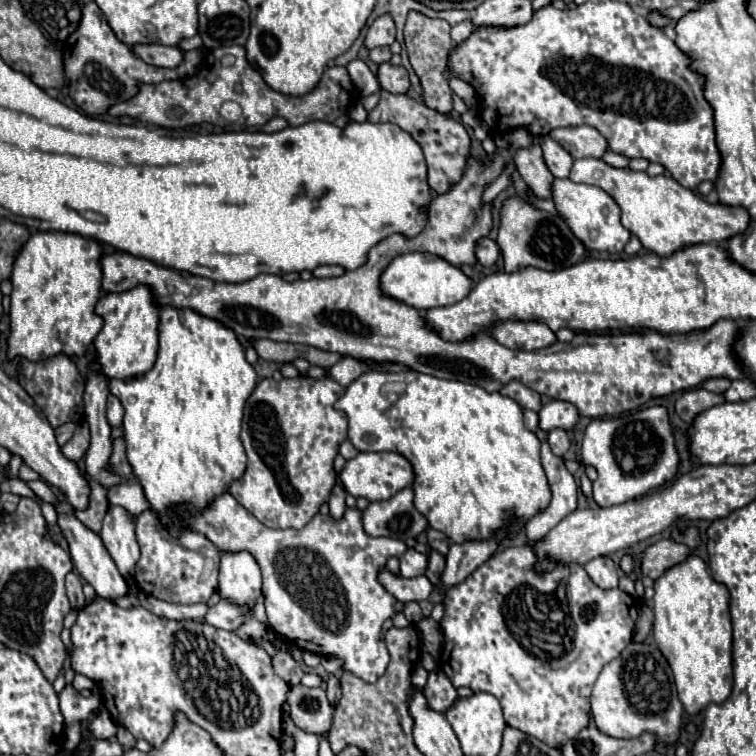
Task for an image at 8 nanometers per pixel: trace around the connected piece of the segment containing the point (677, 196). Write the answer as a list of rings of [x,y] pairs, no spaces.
[[[585,157],[573,163],[569,179],[575,183],[597,185],[603,191],[607,191],[623,211],[623,227],[629,229],[635,237],[639,237],[645,249],[663,257],[675,253],[685,245],[723,243],[725,239],[743,233],[749,225],[749,213],[743,207],[707,203],[691,189],[679,185],[673,177],[649,177],[645,171],[633,171],[629,167],[613,169],[611,165],[605,165],[605,161],[601,159]]]

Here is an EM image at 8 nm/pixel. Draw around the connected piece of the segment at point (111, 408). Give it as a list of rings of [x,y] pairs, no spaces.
[[[109,395],[109,399],[107,399],[107,421],[113,427],[119,427],[121,421],[123,421],[123,405],[113,395]]]

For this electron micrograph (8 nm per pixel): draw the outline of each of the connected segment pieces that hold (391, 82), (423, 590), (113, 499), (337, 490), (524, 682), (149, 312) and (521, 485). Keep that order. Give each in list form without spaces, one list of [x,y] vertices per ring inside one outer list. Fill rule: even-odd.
[[[381,63],[377,69],[377,79],[381,87],[389,93],[407,93],[411,87],[407,69],[403,65],[391,65],[391,63]]]
[[[383,567],[379,571],[379,581],[401,603],[407,603],[407,601],[423,601],[433,591],[433,585],[429,583],[427,577],[407,579],[407,577],[401,577],[401,575],[391,573],[387,567]]]
[[[125,479],[119,485],[113,485],[107,489],[107,499],[111,505],[121,505],[125,507],[131,515],[141,515],[143,511],[153,511],[149,505],[141,485],[137,479]]]
[[[337,483],[331,491],[331,497],[329,497],[329,513],[331,517],[339,519],[343,513],[345,513],[345,489],[341,487],[341,483]]]
[[[519,545],[519,547],[507,547],[499,553],[495,553],[491,559],[487,559],[483,565],[479,565],[463,583],[453,585],[445,599],[445,615],[441,619],[441,631],[443,631],[443,653],[441,653],[441,669],[451,679],[455,687],[469,687],[471,691],[489,691],[501,701],[503,715],[507,725],[513,725],[515,729],[521,729],[523,733],[529,733],[531,737],[537,737],[539,741],[545,741],[547,745],[553,745],[555,749],[561,749],[567,741],[577,737],[581,729],[589,725],[589,711],[591,711],[591,687],[595,679],[599,677],[599,671],[615,657],[621,655],[621,651],[631,643],[631,635],[635,629],[637,619],[637,601],[627,595],[625,591],[617,589],[601,589],[597,587],[591,577],[585,573],[585,569],[579,563],[555,563],[553,571],[537,573],[535,571],[535,547],[533,545]]]
[[[137,285],[125,293],[105,293],[97,303],[97,315],[103,317],[103,329],[95,337],[97,361],[107,377],[127,379],[147,373],[153,367],[159,349],[159,311],[153,293],[147,285]]]
[[[367,371],[363,375],[359,375],[343,393],[343,397],[339,397],[335,409],[343,409],[349,417],[349,441],[355,445],[355,449],[359,451],[397,451],[401,455],[405,455],[413,469],[415,469],[415,483],[413,483],[413,491],[415,491],[415,507],[419,513],[423,513],[429,521],[429,527],[443,531],[453,543],[463,543],[467,539],[487,539],[489,535],[497,533],[503,525],[505,525],[505,515],[511,517],[511,527],[509,527],[509,535],[513,535],[515,531],[523,529],[525,523],[541,509],[545,509],[551,501],[551,491],[547,487],[547,477],[543,473],[541,467],[541,457],[539,457],[539,439],[535,437],[535,433],[531,433],[529,429],[525,429],[523,425],[523,411],[521,407],[509,399],[503,397],[499,393],[487,393],[485,389],[471,385],[471,383],[463,383],[463,381],[447,381],[447,379],[437,379],[437,377],[429,377],[425,373],[415,373],[415,371],[401,371],[401,373],[383,373],[383,371]],[[391,381],[403,383],[405,391],[401,395],[393,395],[393,403],[391,403],[391,395],[386,395],[386,389],[389,389]]]

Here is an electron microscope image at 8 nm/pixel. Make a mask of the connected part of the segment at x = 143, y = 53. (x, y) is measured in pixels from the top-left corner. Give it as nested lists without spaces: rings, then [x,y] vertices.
[[[131,45],[133,53],[141,57],[145,63],[155,67],[177,67],[183,61],[183,51],[177,47],[165,47],[165,45]]]

